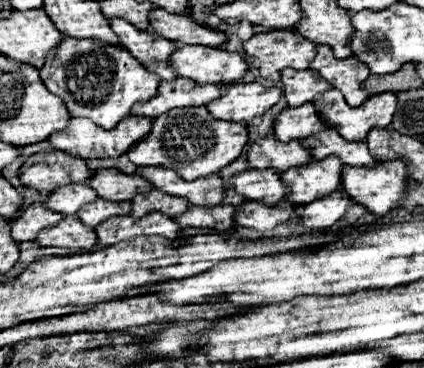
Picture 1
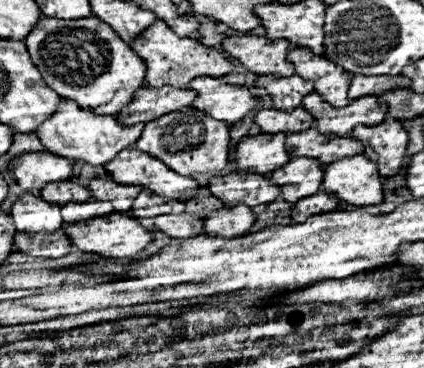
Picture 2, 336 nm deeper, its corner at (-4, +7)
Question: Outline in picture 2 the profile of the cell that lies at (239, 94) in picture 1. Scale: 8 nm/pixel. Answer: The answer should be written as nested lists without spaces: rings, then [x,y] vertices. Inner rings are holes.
[[[199,76],[189,84],[189,88],[197,92],[197,100],[193,100],[193,106],[197,110],[203,110],[215,120],[227,124],[239,122],[247,112],[255,110],[261,104],[261,100],[255,98],[249,88],[227,84],[221,78]]]

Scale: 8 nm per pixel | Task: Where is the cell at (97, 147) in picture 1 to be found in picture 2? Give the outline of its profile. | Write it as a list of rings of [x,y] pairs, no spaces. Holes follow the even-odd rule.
[[[63,100],[57,112],[37,128],[37,136],[43,142],[45,150],[57,156],[65,156],[69,160],[83,160],[91,166],[105,166],[121,150],[135,146],[141,132],[143,132],[143,124],[123,126],[115,116],[99,116],[93,112],[85,112],[71,100]]]

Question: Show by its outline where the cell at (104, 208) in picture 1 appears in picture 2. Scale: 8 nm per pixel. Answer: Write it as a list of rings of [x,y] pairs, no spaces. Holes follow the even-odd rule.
[[[97,200],[69,202],[69,204],[63,206],[63,220],[67,224],[75,224],[75,222],[89,220],[89,218],[95,218],[95,216],[105,216],[111,210],[113,210],[111,202],[97,202]]]

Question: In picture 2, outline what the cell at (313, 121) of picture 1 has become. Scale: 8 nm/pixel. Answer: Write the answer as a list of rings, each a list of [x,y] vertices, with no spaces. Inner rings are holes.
[[[295,108],[291,112],[281,112],[281,110],[259,110],[255,114],[255,122],[259,124],[261,132],[301,132],[307,128],[313,128],[313,116],[305,108]]]

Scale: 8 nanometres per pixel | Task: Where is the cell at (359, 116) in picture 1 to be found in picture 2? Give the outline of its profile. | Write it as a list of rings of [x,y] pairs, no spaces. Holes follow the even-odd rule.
[[[311,92],[303,98],[303,108],[317,120],[319,132],[337,136],[349,136],[357,124],[379,124],[387,116],[387,104],[381,104],[373,96],[363,96],[345,108],[335,108],[321,100],[317,92]]]

